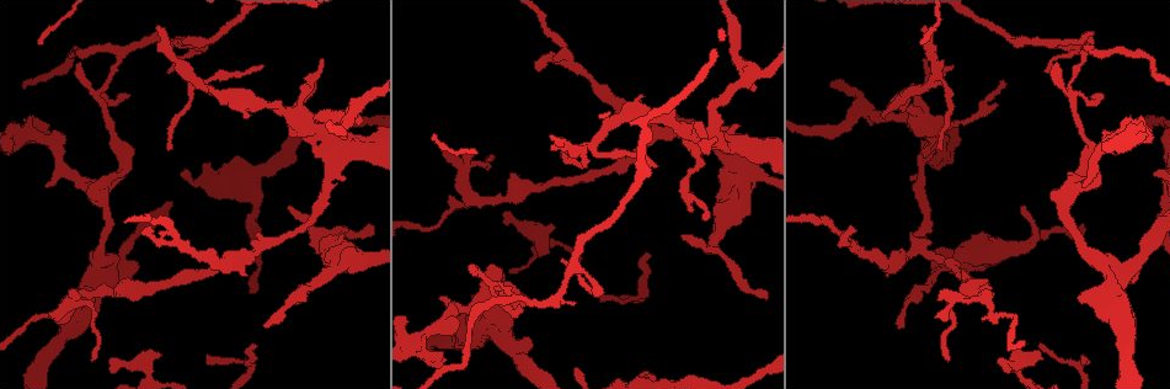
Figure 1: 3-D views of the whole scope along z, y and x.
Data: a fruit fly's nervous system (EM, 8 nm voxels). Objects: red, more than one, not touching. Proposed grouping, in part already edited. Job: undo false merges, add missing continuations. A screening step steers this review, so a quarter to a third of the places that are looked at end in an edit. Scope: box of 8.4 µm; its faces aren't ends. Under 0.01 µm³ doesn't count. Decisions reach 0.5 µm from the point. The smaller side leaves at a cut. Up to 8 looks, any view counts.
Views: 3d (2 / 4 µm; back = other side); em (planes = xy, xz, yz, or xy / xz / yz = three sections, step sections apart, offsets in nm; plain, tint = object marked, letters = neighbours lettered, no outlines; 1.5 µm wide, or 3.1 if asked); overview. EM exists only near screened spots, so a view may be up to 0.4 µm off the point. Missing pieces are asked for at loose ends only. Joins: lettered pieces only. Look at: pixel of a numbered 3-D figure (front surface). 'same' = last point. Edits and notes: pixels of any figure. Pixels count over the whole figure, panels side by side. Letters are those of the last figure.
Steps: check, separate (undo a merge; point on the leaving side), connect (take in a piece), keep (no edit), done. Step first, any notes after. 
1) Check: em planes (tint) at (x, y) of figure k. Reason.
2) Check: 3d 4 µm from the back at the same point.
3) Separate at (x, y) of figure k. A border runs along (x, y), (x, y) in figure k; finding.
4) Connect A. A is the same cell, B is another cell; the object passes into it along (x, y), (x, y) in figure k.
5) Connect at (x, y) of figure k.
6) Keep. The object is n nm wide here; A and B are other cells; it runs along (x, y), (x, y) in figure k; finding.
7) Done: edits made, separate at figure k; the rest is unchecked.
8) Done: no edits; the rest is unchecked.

Check: 3d 2 µm from the back at (158, 26) of figure 1. Branch stops here.

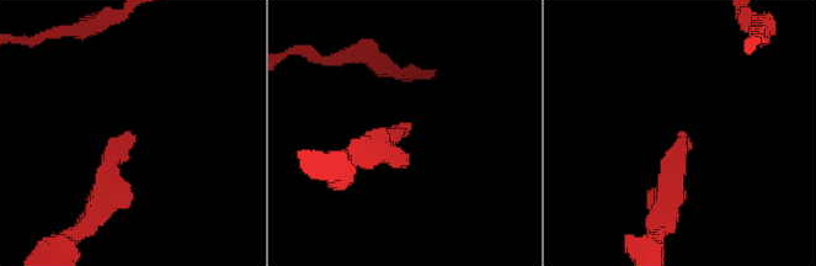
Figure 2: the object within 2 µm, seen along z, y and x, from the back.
Check: em planes (letters) at (406, 134) of figure 2.

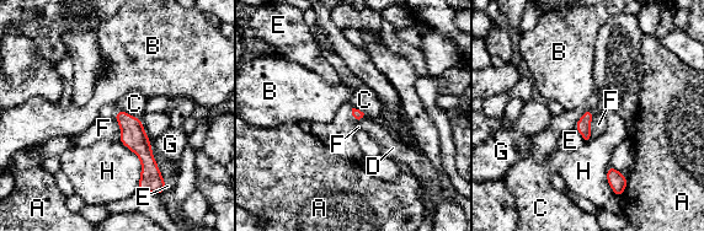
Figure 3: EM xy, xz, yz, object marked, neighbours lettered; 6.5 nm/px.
Keep. A, B, C, D, E, F, G and H are other cells; it runs along (120, 114), (145, 154), (143, 184) in figure 3; none of them fits.

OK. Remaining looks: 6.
Check: 3d 2 µm at (493, 284) of figure 1. A fork.

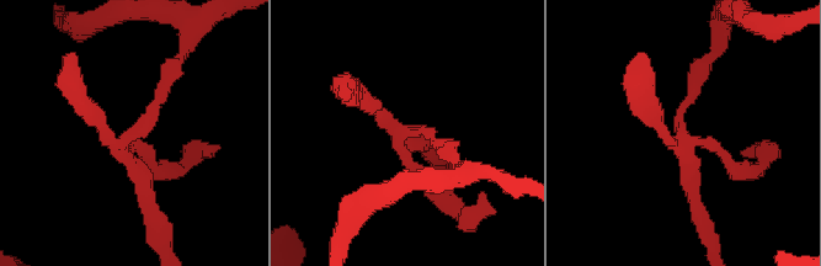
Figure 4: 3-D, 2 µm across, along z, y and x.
Check: em planes (tint) at (122, 154) of figure 4.

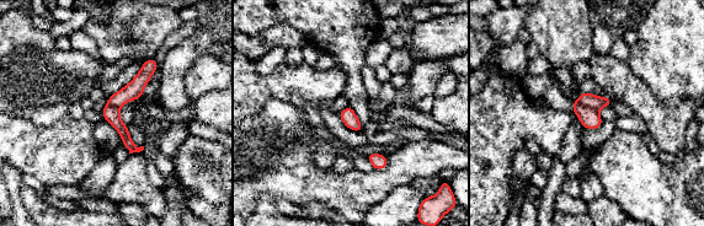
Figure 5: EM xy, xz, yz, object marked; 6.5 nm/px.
Check: em planes (letters) at the same point.

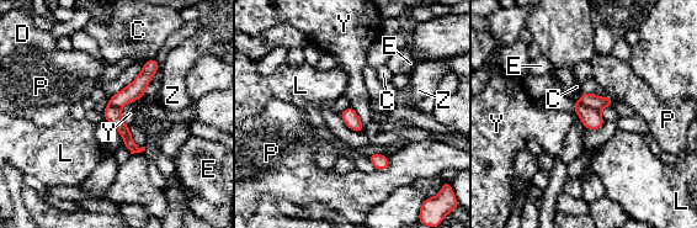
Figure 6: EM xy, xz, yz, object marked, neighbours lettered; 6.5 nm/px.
Separate at (590, 100) of figure 6. C, D, E, L, P, Y and Z are other cells; a border runs along (578, 101), (597, 111) in figure 6; two neurons meet here.

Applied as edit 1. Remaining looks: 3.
Done: edits made, separate at figure 6; the rest is unchecked.

